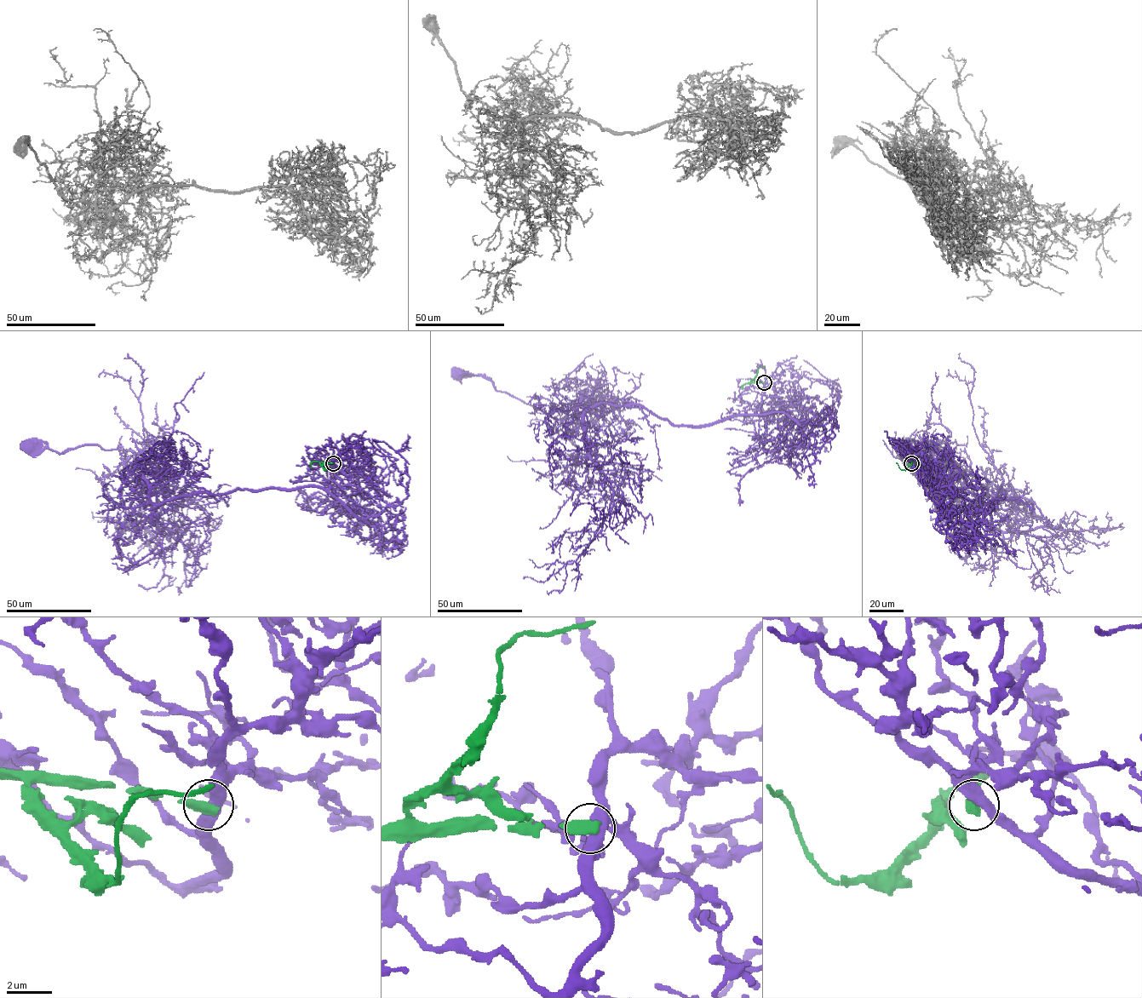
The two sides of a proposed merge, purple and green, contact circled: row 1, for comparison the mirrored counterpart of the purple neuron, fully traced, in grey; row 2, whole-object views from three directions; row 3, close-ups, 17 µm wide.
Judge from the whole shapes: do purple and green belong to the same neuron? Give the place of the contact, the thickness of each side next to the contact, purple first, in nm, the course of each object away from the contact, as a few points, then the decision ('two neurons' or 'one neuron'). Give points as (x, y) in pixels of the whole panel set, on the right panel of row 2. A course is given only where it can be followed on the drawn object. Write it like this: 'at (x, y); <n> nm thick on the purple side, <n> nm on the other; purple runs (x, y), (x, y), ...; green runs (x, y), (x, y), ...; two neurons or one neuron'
at (911, 463); 500 nm thick on the purple side, 500 nm on the other; purple runs (912, 464), (955, 489), (936, 494), (929, 477), (926, 487), (948, 450), (927, 445), (910, 453), (903, 445); green runs (911, 464), (901, 469), (896, 462); two neurons

